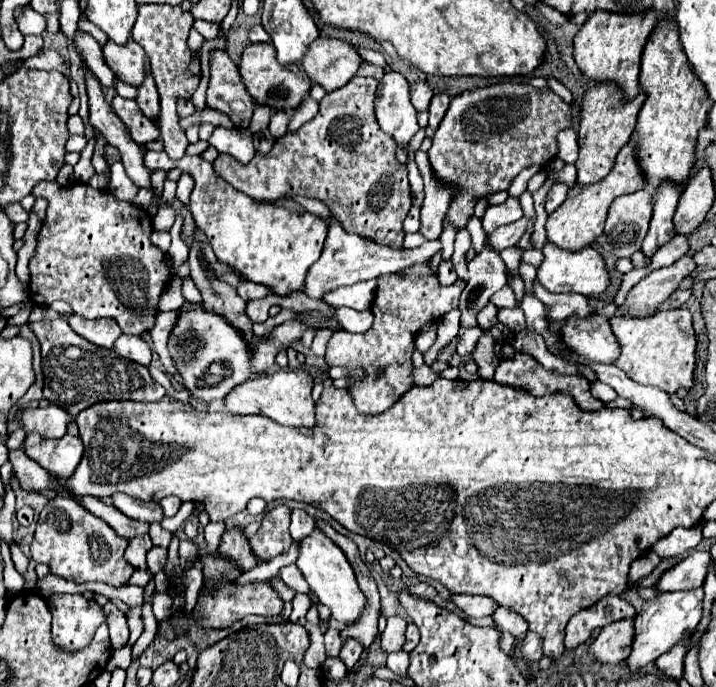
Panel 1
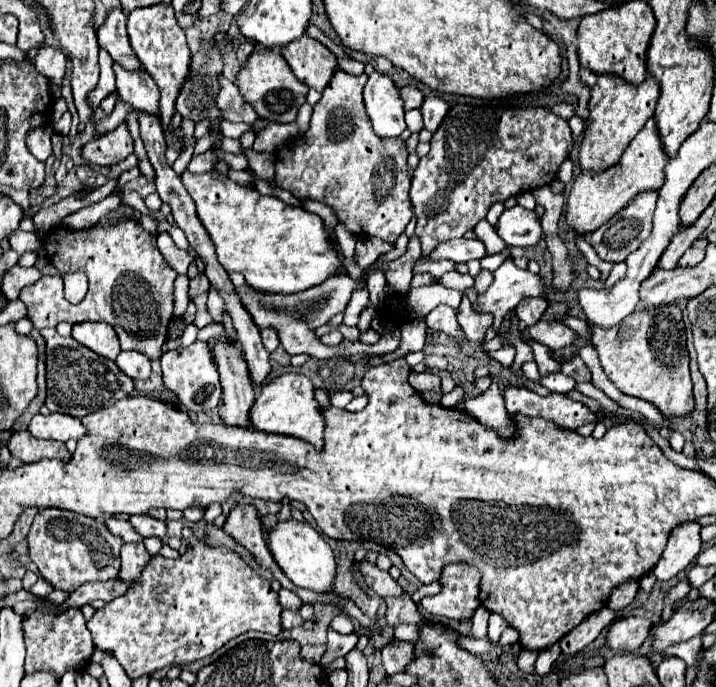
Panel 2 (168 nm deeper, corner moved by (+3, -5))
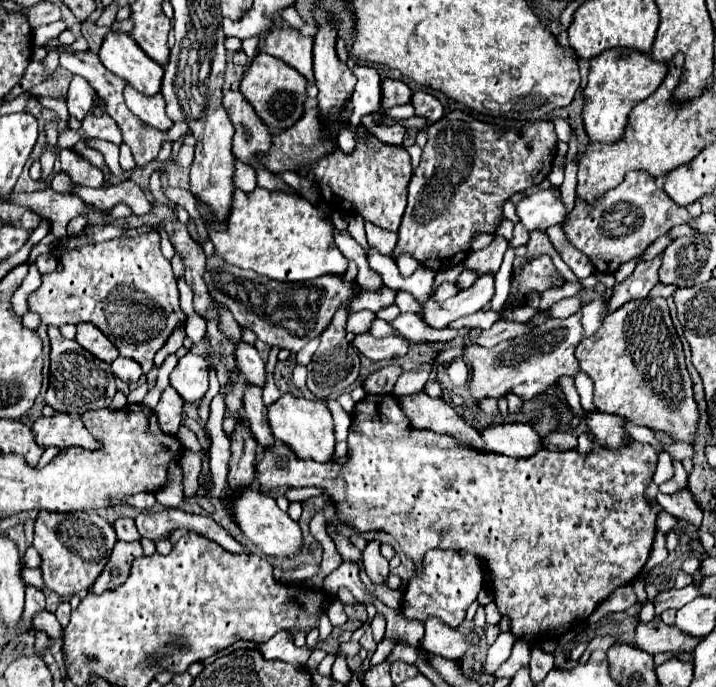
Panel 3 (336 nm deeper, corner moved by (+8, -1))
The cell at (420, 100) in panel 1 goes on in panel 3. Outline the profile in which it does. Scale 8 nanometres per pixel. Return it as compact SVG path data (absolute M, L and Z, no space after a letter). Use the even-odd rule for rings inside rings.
M390 78L382 82L382 110L400 106L400 104L408 104L410 96L412 96L412 90L404 82L390 80Z

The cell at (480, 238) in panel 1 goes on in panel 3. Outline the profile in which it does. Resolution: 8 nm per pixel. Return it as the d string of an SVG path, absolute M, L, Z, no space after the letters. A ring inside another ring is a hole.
M442 282L442 284L438 286L436 294L434 294L434 300L446 300L446 298L452 298L456 292L458 292L456 284L452 284L452 282Z

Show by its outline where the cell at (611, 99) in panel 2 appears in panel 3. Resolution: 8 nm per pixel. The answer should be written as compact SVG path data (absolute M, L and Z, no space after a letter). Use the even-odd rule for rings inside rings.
M610 48L590 60L590 74L586 84L586 104L582 110L582 118L586 124L586 132L592 142L612 144L616 142L628 122L630 110L648 98L662 84L668 72L666 62L652 60L650 54L642 54L634 48Z

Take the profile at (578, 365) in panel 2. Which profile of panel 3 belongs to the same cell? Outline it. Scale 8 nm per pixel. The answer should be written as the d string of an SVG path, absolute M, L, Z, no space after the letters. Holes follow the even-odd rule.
M584 372L576 374L574 384L580 396L580 403L584 410L593 412L596 408L593 403L594 383L592 379Z

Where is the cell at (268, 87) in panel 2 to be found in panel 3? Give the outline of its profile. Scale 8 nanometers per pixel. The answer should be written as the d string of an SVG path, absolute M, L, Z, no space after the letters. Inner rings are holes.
M258 52L250 68L246 70L240 82L240 92L252 104L252 108L262 118L262 122L272 130L286 130L294 126L296 120L302 118L304 102L308 98L306 78L298 76L298 72L294 72L294 68L290 68L286 62L274 56L268 56L264 52Z

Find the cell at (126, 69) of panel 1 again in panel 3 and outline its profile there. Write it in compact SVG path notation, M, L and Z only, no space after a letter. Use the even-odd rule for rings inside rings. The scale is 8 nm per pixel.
M130 84L126 86L124 90L124 98L126 98L126 104L130 108L130 112L134 116L138 116L144 124L156 128L156 130L170 130L174 126L174 122L166 116L166 110L164 110L164 98L160 94L156 96L144 96L140 94L136 88L132 88Z

